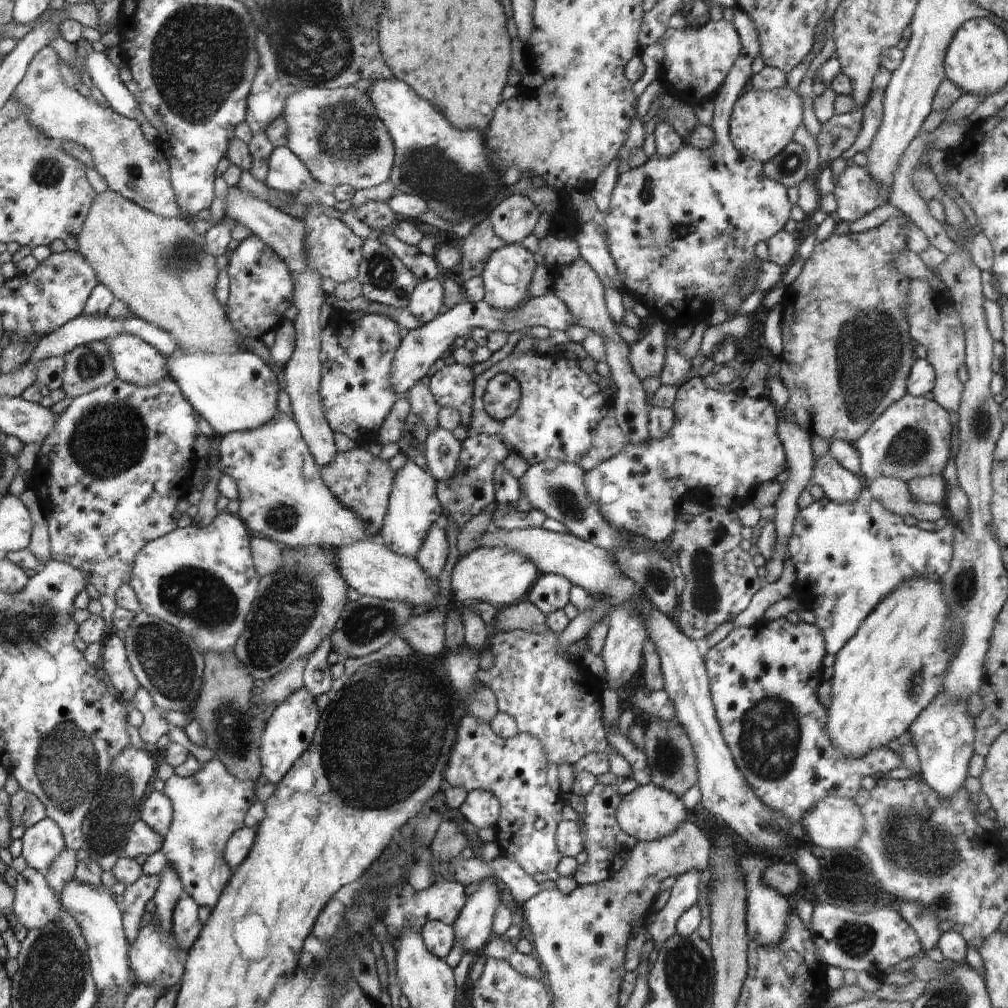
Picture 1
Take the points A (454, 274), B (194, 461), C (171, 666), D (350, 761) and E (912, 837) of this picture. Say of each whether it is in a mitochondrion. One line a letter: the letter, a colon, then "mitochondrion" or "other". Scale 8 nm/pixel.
A: other
B: other
C: mitochondrion
D: mitochondrion
E: mitochondrion

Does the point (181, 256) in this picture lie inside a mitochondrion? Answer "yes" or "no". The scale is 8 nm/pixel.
yes

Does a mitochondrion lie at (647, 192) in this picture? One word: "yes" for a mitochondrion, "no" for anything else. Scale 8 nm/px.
yes

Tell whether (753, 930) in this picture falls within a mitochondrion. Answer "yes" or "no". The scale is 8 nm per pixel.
no

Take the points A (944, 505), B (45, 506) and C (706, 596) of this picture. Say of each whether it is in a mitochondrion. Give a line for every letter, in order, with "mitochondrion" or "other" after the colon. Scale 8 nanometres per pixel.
A: other
B: other
C: mitochondrion

